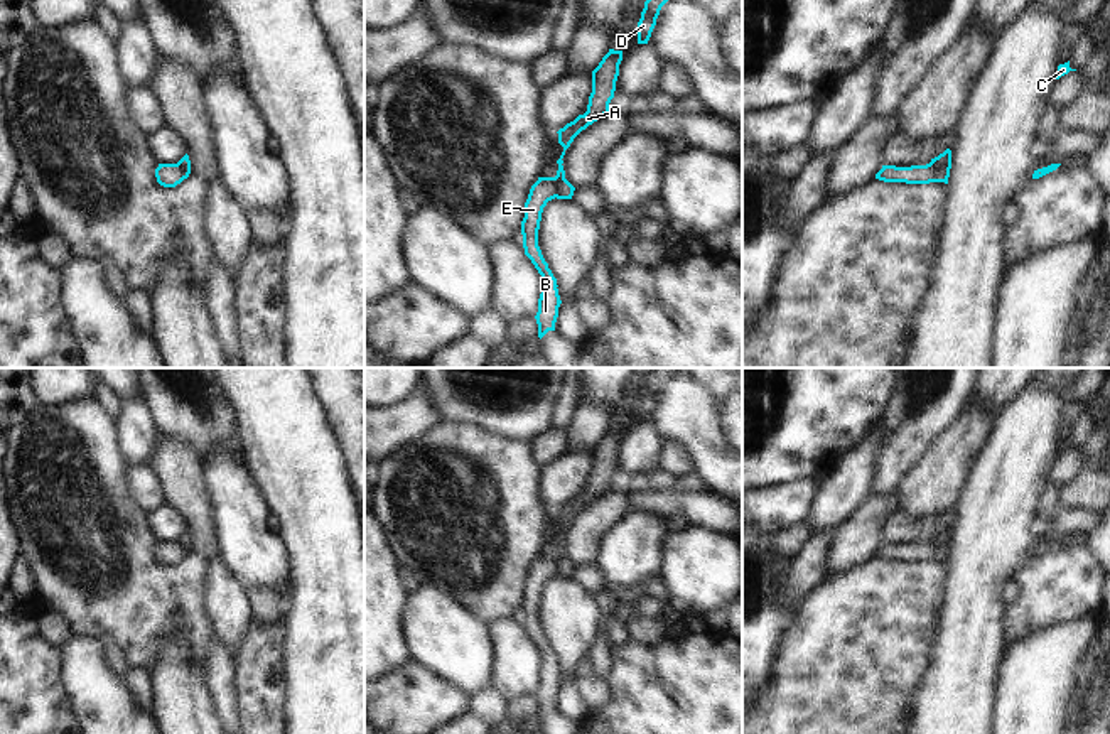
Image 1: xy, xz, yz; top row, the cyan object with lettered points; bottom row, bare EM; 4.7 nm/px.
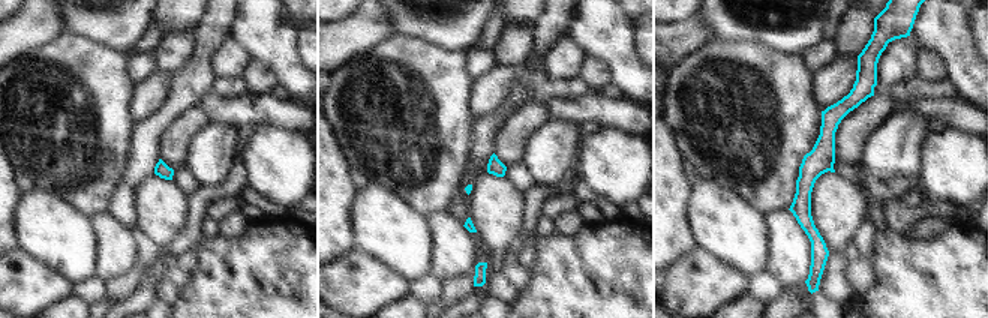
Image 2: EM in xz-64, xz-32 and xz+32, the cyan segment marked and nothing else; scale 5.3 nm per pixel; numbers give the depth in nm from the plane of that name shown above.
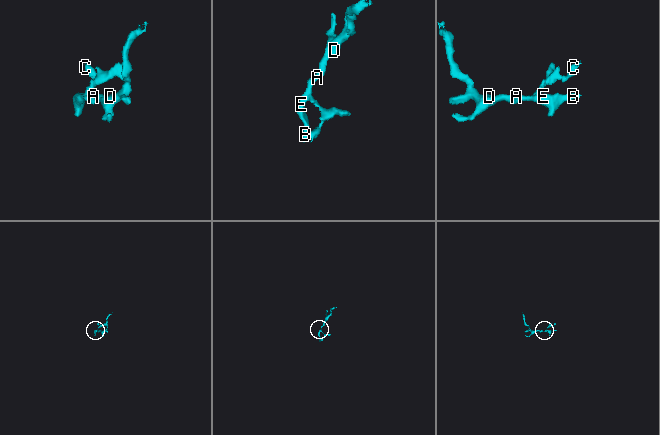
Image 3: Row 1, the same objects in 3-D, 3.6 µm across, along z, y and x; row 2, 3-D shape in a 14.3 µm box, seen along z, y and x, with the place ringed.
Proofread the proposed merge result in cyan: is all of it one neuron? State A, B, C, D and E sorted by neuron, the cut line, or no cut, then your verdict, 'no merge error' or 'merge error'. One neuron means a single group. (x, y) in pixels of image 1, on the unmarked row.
A B D E / C; cut in xz along (564, 555), (557, 561), (555, 574); merge error

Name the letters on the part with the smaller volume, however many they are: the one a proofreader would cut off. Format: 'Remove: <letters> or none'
Remove: C

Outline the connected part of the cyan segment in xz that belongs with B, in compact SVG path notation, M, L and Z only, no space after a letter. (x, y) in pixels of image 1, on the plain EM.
M609 427L609 430L602 435L602 439L599 440L599 444L592 449L592 471L590 471L590 474L589 474L587 489L585 489L584 493L579 493L574 499L567 501L563 506L560 506L560 508L557 510L557 511L558 511L558 521L563 525L563 530L562 530L560 537L557 538L557 542L558 542L557 553L555 553L555 555L538 555L538 559L531 564L530 572L528 572L528 577L526 577L526 580L525 580L525 596L523 596L523 599L521 599L523 626L525 626L525 633L531 638L531 641L535 643L535 646L538 648L538 651L542 653L542 672L540 672L540 677L538 677L538 690L536 690L536 694L535 694L536 702L538 702L538 715L540 715L540 717L542 717L548 709L555 709L555 700L557 700L557 695L558 695L558 685L560 685L560 682L562 682L560 673L558 673L558 667L557 667L557 665L558 665L558 663L557 663L557 656L553 655L552 648L548 646L548 641L545 640L545 636L543 636L543 633L542 633L542 628L540 628L540 624L538 624L538 607L540 607L542 591L543 591L543 586L547 584L547 580L557 575L557 560L558 560L560 557L565 557L565 548L563 548L563 543L562 543L562 542L563 542L562 537L563 537L563 533L565 533L565 528L570 525L570 521L574 520L574 516L575 516L582 508L585 508L589 503L592 503L594 499L597 499L601 494L609 493L609 481L611 481L611 478L614 476L616 459L617 459L617 454L619 454L619 442L621 442L621 439L622 439L622 429Z

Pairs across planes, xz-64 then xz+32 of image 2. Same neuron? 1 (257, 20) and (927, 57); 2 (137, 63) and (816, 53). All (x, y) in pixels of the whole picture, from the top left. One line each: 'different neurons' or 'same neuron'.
1: different neurons
2: same neuron

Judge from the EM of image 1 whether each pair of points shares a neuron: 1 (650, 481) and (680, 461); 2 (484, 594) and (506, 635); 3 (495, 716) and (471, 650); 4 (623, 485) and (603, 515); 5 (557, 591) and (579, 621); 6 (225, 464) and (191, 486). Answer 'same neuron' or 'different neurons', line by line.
1: different neurons
2: different neurons
3: different neurons
4: different neurons
5: same neuron
6: different neurons

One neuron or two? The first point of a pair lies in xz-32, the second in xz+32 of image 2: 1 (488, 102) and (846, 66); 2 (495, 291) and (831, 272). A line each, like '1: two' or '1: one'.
1: one
2: one

